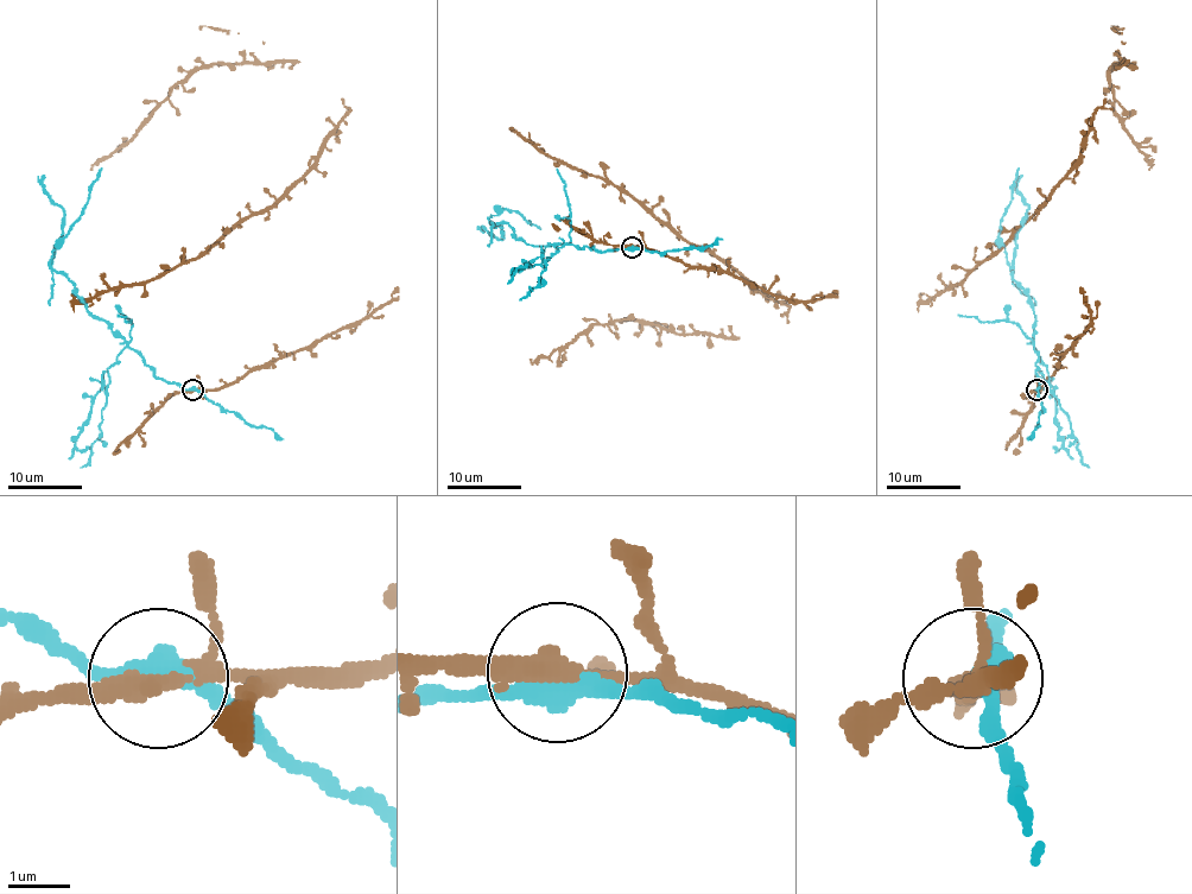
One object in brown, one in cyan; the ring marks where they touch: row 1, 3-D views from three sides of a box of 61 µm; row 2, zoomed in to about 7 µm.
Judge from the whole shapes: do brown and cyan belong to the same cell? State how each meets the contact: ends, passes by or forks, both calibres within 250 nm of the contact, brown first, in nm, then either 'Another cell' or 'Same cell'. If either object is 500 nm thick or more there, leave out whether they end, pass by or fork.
At the ring brown forks. At the ring cyan passes by. Thickness 260 nm (brown) against 340 nm. Another cell

